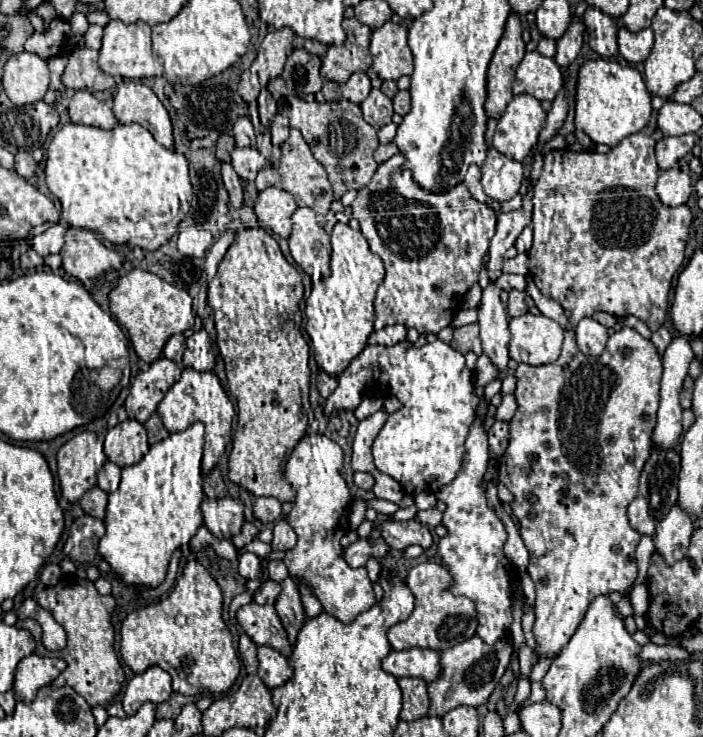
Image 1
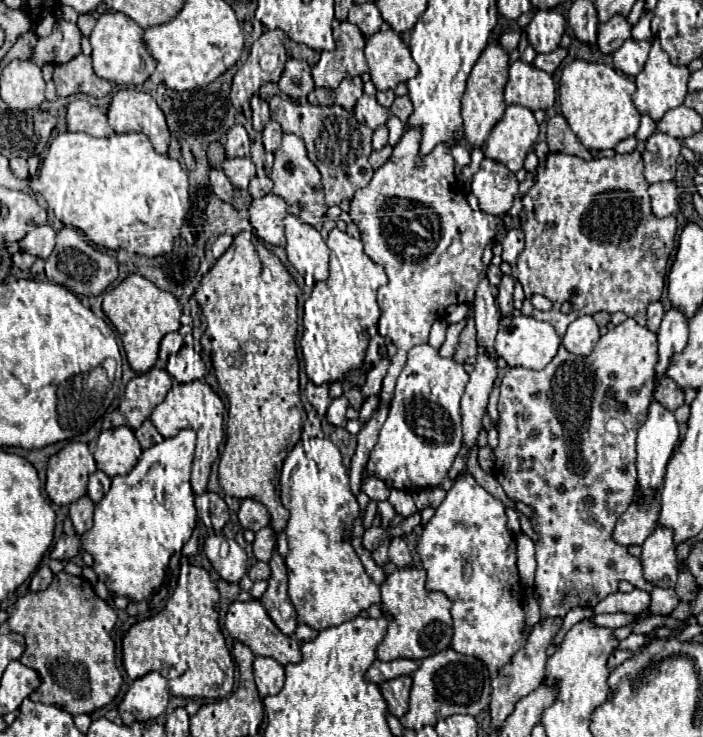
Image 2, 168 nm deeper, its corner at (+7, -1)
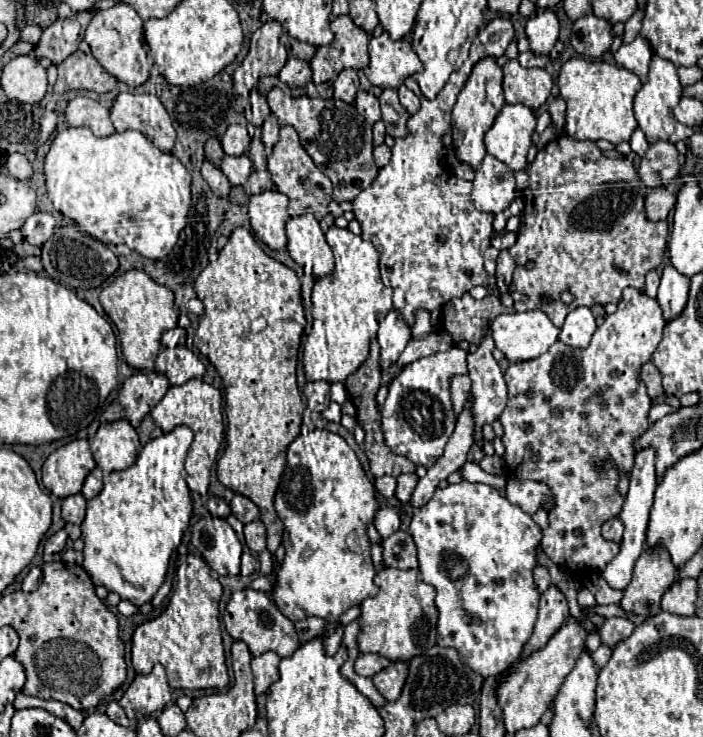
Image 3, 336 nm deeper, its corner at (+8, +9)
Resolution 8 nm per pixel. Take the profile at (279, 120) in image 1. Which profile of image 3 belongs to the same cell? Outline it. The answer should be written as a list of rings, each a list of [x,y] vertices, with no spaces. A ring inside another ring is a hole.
[[[271,114],[265,122],[263,122],[263,126],[261,126],[261,130],[263,130],[263,144],[265,146],[275,146],[275,142],[279,140],[279,122],[277,122],[277,118]]]

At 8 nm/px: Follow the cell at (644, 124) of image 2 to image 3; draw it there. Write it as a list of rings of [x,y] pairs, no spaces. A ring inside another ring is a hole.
[[[639,127],[632,134],[629,144],[632,151],[638,154],[641,158],[645,155],[649,146],[643,131]]]

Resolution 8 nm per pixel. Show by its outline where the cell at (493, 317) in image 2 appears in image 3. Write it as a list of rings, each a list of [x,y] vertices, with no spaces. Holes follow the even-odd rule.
[[[485,334],[475,354],[467,356],[469,378],[473,380],[473,418],[475,418],[475,442],[483,442],[481,426],[491,424],[503,412],[507,404],[507,386],[499,364],[493,358],[493,336]]]

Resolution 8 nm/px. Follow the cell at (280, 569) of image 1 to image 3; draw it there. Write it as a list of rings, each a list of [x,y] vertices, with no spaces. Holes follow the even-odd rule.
[[[245,552],[243,558],[241,558],[241,576],[251,576],[257,570],[259,570],[259,558]]]

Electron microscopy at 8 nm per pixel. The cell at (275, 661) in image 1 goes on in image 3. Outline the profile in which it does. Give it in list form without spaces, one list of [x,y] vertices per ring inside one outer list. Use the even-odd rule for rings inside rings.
[[[265,652],[251,660],[251,670],[255,676],[255,694],[265,694],[269,686],[279,680],[279,656],[275,652]]]

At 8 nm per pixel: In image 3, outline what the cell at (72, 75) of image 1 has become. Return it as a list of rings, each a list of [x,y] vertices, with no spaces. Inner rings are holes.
[[[81,50],[71,54],[59,66],[57,84],[53,92],[67,92],[67,90],[95,90],[99,94],[109,92],[115,88],[117,80],[91,56]]]

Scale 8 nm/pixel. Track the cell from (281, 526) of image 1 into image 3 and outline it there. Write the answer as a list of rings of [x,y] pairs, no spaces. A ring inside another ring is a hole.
[[[261,520],[245,524],[245,544],[253,552],[263,552],[265,550],[265,536],[267,536],[267,530],[265,530]]]

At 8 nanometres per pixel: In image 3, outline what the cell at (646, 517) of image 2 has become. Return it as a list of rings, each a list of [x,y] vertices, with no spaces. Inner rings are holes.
[[[611,518],[603,524],[603,538],[607,540],[613,540],[613,542],[621,542],[621,536],[623,536],[623,524],[621,524],[621,518]]]

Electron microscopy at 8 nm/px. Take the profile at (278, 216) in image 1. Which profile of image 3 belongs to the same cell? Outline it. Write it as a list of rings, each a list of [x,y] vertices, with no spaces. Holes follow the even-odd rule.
[[[267,190],[251,196],[249,218],[251,230],[259,240],[263,240],[271,250],[283,250],[287,244],[285,222],[289,198],[277,190]]]

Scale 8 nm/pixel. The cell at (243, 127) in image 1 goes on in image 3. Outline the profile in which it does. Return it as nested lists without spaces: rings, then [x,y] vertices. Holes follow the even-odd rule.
[[[231,124],[223,138],[221,138],[221,144],[223,144],[223,150],[225,154],[231,154],[231,156],[241,156],[247,152],[249,148],[249,134],[247,134],[247,128],[245,126],[239,126],[239,124]]]

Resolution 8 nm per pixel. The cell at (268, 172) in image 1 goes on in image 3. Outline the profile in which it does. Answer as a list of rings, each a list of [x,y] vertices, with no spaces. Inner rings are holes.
[[[268,170],[254,171],[244,186],[245,191],[249,195],[259,194],[265,190],[270,190],[272,186],[271,174]]]

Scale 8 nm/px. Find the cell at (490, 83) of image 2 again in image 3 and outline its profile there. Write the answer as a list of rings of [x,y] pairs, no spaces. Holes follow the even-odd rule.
[[[493,56],[481,58],[475,66],[471,76],[467,78],[463,90],[457,96],[457,102],[453,106],[453,118],[451,118],[451,128],[453,128],[453,148],[455,154],[461,162],[467,162],[473,168],[479,168],[483,156],[485,156],[485,144],[483,136],[491,128],[495,116],[501,112],[505,98],[503,98],[503,70],[497,64]]]

